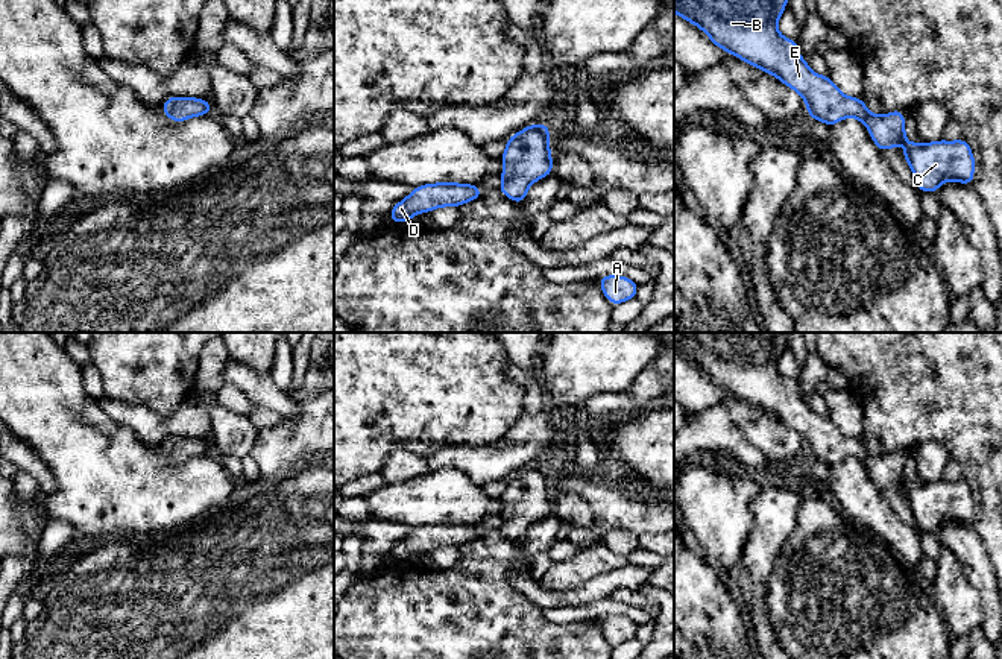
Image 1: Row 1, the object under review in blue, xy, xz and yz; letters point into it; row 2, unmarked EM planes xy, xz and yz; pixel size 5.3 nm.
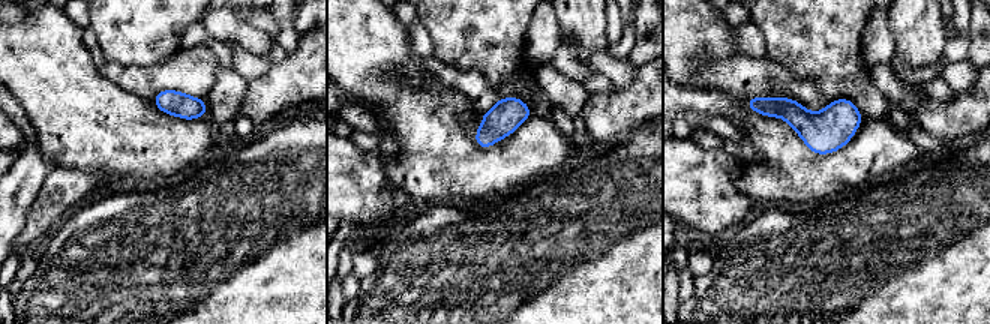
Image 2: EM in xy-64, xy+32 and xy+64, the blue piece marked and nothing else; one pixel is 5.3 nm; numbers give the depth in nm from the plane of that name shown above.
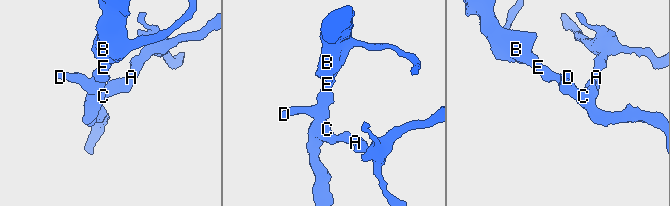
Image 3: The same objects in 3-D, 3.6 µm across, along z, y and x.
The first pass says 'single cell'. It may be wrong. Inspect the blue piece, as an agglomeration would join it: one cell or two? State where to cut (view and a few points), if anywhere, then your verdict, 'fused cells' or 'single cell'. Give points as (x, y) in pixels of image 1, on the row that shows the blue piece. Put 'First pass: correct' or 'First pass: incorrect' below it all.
no cut; single cell
First pass: correct

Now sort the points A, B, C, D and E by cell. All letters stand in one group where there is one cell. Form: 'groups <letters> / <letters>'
groups A B C D E

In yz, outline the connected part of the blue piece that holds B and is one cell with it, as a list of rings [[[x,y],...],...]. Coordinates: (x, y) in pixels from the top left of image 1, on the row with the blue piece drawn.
[[[674,0],[674,12],[701,29],[717,47],[796,90],[806,102],[808,118],[830,128],[846,117],[856,117],[881,152],[905,141],[903,158],[920,191],[935,193],[944,181],[972,185],[975,158],[964,138],[915,144],[905,135],[900,109],[873,115],[861,97],[844,96],[829,76],[814,73],[799,55],[797,39],[783,38],[777,30],[786,2]]]

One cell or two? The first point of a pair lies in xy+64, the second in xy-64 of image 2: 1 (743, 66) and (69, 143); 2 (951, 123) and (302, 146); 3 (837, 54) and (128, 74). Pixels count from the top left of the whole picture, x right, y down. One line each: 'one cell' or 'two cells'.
1: two cells
2: two cells
3: two cells

